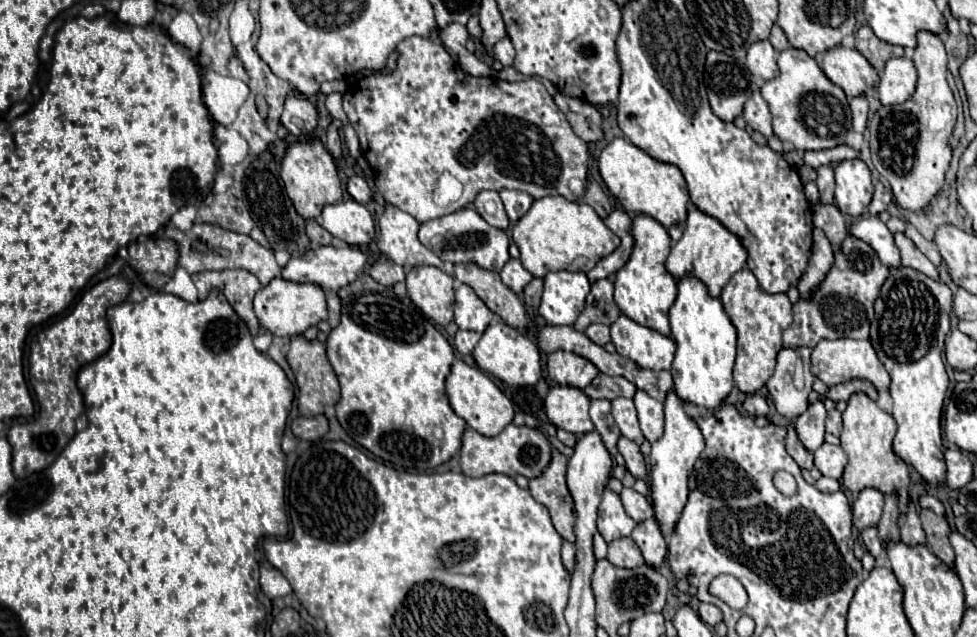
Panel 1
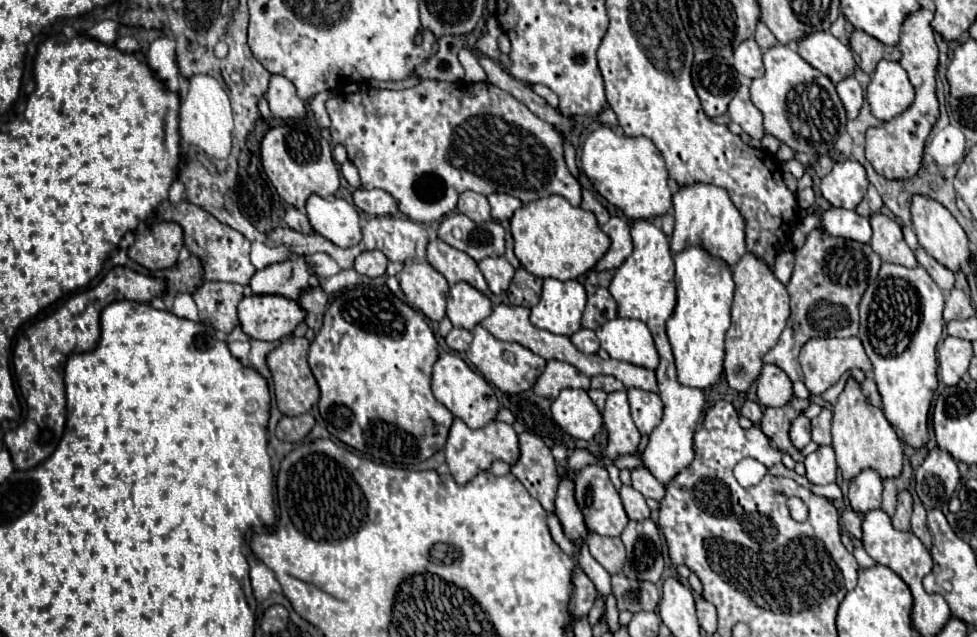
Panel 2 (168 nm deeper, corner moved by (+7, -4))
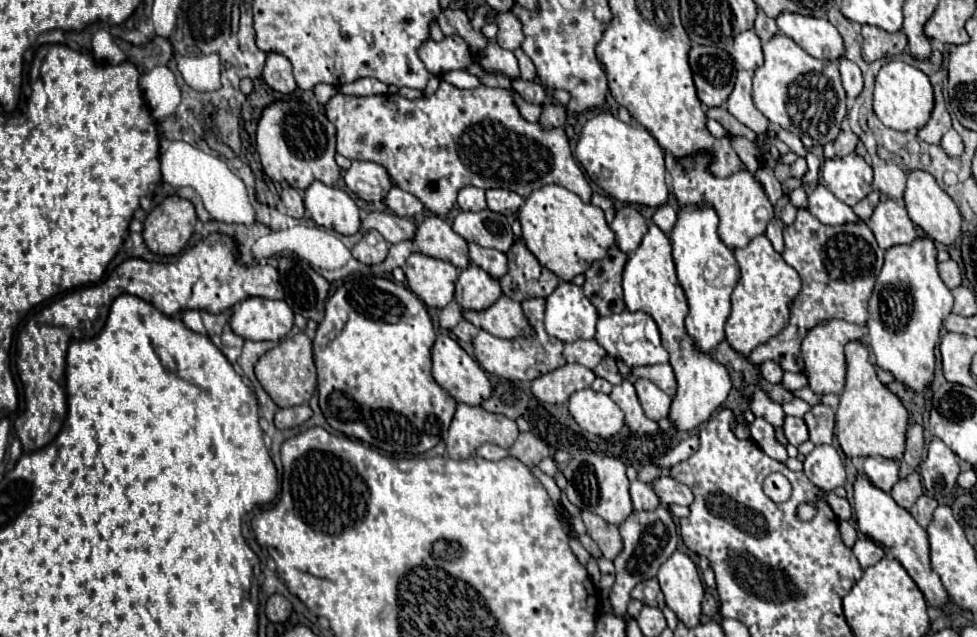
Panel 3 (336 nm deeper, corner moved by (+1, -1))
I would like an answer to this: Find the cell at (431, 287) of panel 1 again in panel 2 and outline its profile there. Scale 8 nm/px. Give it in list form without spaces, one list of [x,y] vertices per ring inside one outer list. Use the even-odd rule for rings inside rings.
[[[406,263],[400,271],[400,287],[406,301],[420,309],[430,321],[444,319],[448,281],[430,263]]]

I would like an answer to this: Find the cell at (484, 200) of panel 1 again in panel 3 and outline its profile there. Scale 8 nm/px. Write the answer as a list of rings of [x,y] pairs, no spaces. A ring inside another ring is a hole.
[[[466,186],[460,190],[458,194],[458,206],[462,210],[472,210],[472,212],[480,212],[486,210],[486,196],[484,190],[476,188],[476,186]]]

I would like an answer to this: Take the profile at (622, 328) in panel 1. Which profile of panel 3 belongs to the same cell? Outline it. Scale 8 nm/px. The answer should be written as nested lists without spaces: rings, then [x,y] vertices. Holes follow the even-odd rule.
[[[620,312],[612,316],[604,316],[596,326],[596,342],[614,358],[622,360],[628,366],[650,366],[668,362],[668,352],[662,348],[660,332],[656,322],[646,312]]]

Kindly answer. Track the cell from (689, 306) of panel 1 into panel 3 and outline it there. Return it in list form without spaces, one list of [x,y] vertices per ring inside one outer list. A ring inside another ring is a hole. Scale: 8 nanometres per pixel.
[[[686,206],[678,210],[678,222],[670,232],[676,274],[690,306],[686,332],[694,338],[694,348],[708,356],[712,356],[716,346],[724,340],[724,326],[730,316],[730,296],[740,276],[734,252],[722,244],[716,228],[718,216],[710,206]]]

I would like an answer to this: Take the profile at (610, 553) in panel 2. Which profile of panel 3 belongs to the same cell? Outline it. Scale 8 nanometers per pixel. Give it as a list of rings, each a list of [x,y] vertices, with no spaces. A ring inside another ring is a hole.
[[[582,512],[582,520],[586,526],[586,532],[602,550],[602,556],[608,560],[614,560],[618,552],[622,552],[622,536],[618,526],[604,522],[600,516],[592,512]]]

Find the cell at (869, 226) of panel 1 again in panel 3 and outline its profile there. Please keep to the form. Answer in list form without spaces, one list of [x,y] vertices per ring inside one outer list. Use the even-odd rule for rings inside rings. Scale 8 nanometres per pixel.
[[[822,184],[808,194],[810,202],[810,214],[818,218],[822,224],[828,226],[842,226],[842,224],[862,224],[864,220],[854,214],[854,210],[838,200],[830,190],[826,190]]]

